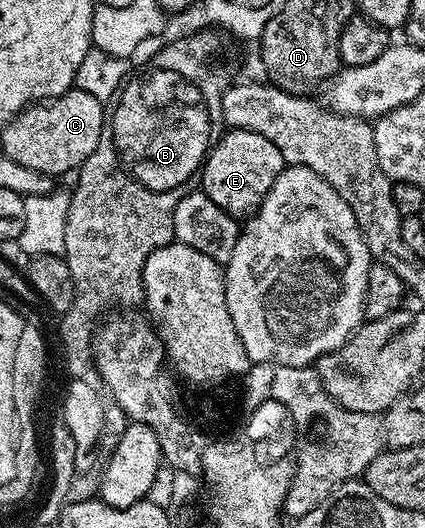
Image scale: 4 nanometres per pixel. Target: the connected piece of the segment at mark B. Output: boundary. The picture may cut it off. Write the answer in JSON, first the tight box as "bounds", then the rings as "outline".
{"bounds":[109,68,212,191],"outline":[[[156,68],[140,80],[130,77],[114,103],[109,120],[109,136],[117,150],[118,159],[129,177],[143,184],[149,191],[171,191],[184,187],[184,183],[200,171],[211,148],[212,117],[202,92],[177,70]]]}

